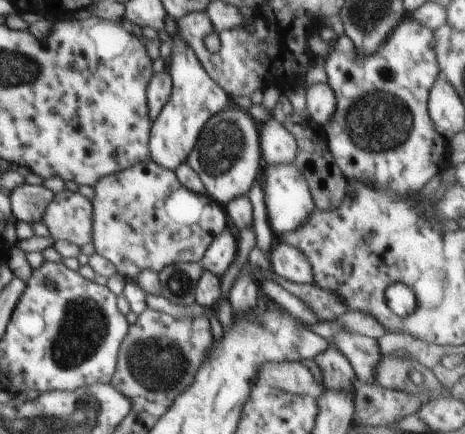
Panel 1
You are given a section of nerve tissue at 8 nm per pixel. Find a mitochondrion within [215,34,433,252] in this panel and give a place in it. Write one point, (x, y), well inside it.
(377, 122)

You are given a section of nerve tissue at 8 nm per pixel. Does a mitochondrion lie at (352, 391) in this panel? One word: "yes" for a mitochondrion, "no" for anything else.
no

